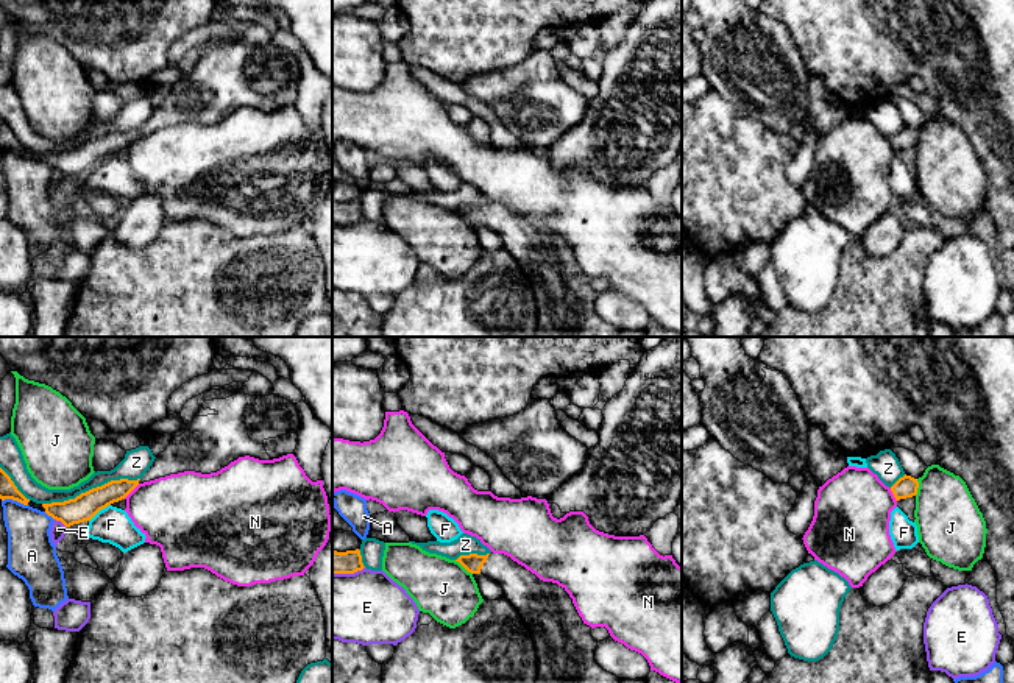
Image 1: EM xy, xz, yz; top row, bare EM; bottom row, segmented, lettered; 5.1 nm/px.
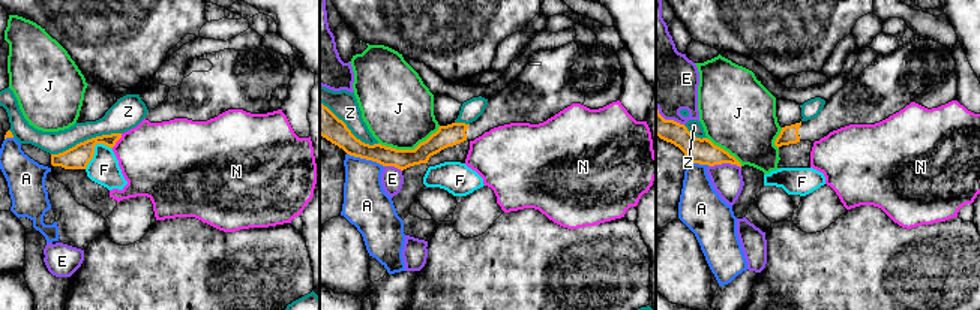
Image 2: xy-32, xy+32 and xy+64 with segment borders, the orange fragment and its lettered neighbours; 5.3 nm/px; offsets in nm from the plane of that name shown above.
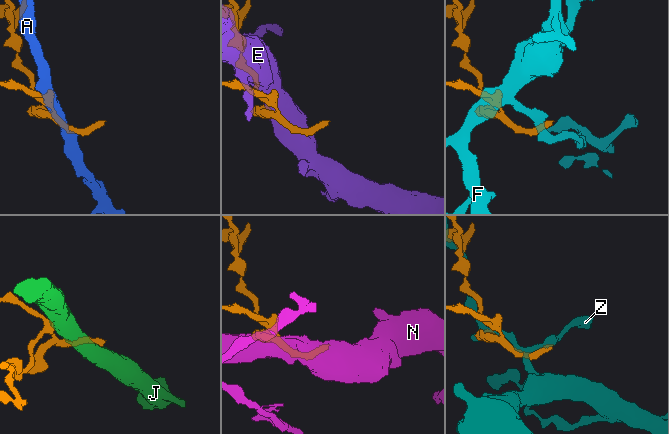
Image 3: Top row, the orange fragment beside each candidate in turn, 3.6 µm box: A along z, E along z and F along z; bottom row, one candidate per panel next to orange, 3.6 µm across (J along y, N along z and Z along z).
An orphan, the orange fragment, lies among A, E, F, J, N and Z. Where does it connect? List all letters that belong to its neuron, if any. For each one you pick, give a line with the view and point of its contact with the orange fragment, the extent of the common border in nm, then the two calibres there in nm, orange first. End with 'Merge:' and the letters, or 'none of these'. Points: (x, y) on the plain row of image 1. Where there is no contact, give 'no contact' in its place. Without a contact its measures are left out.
Merge: none of these

